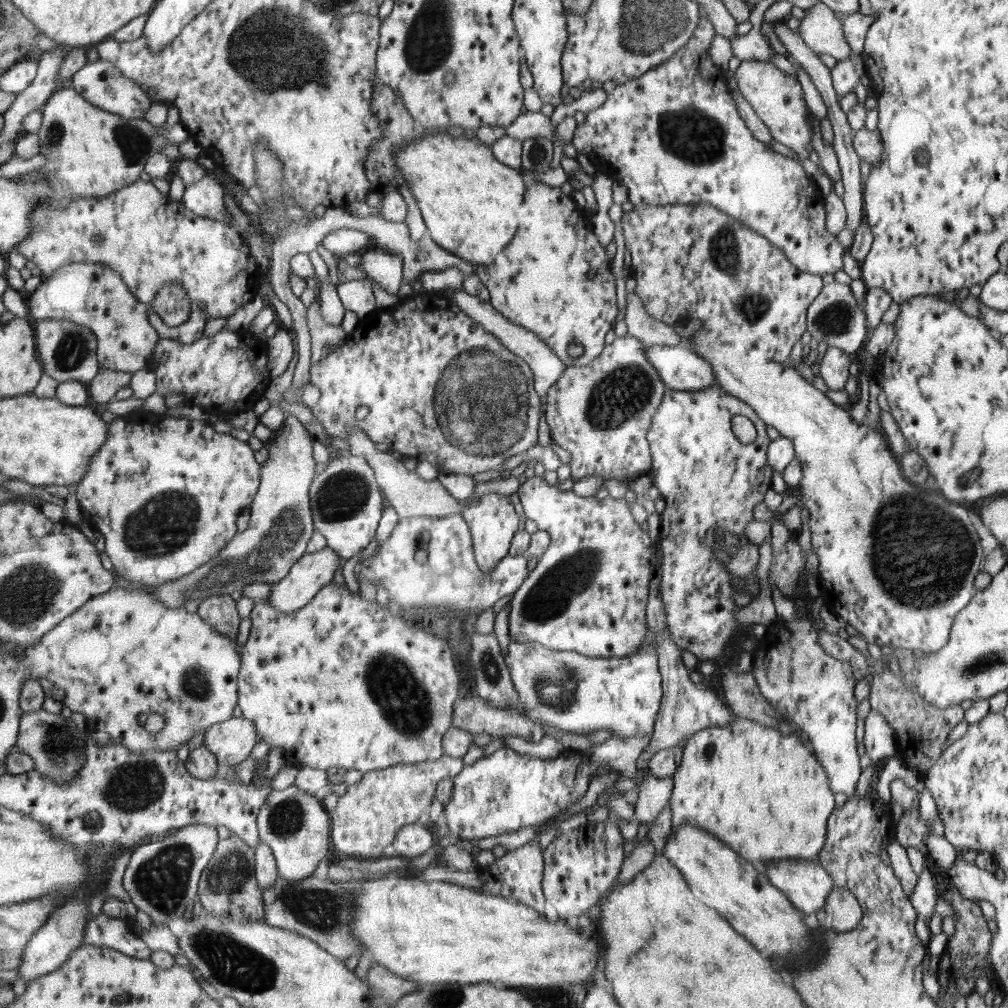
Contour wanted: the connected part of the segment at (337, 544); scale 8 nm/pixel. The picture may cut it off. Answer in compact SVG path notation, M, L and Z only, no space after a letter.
M364 456L331 459L322 467L311 486L311 510L316 530L326 538L340 558L350 560L364 550L376 536L382 516L382 494L374 482L374 468Z

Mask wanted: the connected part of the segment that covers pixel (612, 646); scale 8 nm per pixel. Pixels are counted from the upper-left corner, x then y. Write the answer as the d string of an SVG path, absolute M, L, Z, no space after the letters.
M535 476L527 479L518 488L520 496L521 511L525 519L530 518L536 522L539 530L546 531L550 535L550 544L534 570L532 570L527 580L520 585L520 588L514 593L510 603L510 613L508 614L508 630L512 642L538 642L552 650L572 651L576 650L578 654L584 654L592 658L624 658L633 655L642 648L642 642L646 640L649 627L647 626L646 610L648 592L650 592L650 562L654 558L654 548L650 536L640 528L640 524L634 522L630 508L626 506L626 498L614 500L608 496L605 499L599 499L595 495L584 497L574 494L572 491L560 490L558 487L550 486L542 476Z

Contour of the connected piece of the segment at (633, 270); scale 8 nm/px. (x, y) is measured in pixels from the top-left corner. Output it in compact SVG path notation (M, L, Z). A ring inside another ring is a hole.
M707 203L634 206L632 210L622 214L621 223L624 229L622 232L624 232L624 237L626 238L626 249L628 249L632 257L629 271L630 276L636 280L634 293L635 296L638 296L638 299L642 302L644 309L650 316L654 316L656 320L673 326L685 324L690 320L694 320L694 318L698 318L704 324L702 329L710 332L710 334L714 334L714 336L720 336L722 342L732 342L734 346L738 346L742 350L746 350L748 344L750 344L750 348L754 344L762 352L768 352L772 362L784 362L784 360L789 359L794 344L800 340L800 337L806 330L807 309L822 291L822 277L798 271L788 261L784 250L774 246L768 239L757 233L757 231L752 231L750 227L743 226L743 223L738 218L732 218L732 215Z

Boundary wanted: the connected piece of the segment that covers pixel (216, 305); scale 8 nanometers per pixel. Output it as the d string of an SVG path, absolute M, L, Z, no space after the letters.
M138 179L126 188L119 190L116 193L108 194L108 196L104 196L104 198L90 198L90 196L80 198L80 196L78 196L78 198L70 200L70 204L62 209L58 208L58 206L50 207L44 202L42 207L32 210L30 222L33 226L33 230L29 231L29 236L17 246L16 250L17 252L24 254L27 260L34 262L40 269L41 276L44 278L54 274L56 270L62 269L64 266L67 266L67 264L72 264L74 260L83 263L88 262L89 264L104 264L123 277L124 282L127 283L127 286L131 290L131 294L134 295L136 299L139 299L140 302L148 302L149 304L151 304L151 301L156 297L160 288L163 288L164 285L168 285L168 283L172 283L172 281L178 281L188 294L191 303L191 313L184 324L168 326L168 324L162 322L162 318L160 318L154 310L149 309L148 318L150 319L151 325L159 332L160 339L172 339L184 344L192 344L193 342L199 341L203 337L204 326L208 320L212 320L212 318L226 319L228 316L232 316L236 310L249 304L250 300L254 298L254 294L258 292L258 290L256 290L256 272L258 272L258 268L256 268L255 259L251 256L250 248L246 248L243 238L238 236L236 228L228 226L224 221L206 218L203 215L197 215L195 211L191 211L188 207L184 206L182 201L174 202L174 200L170 200L170 197L168 197L168 206L166 206L166 196L160 194L158 188L156 188L151 182Z

